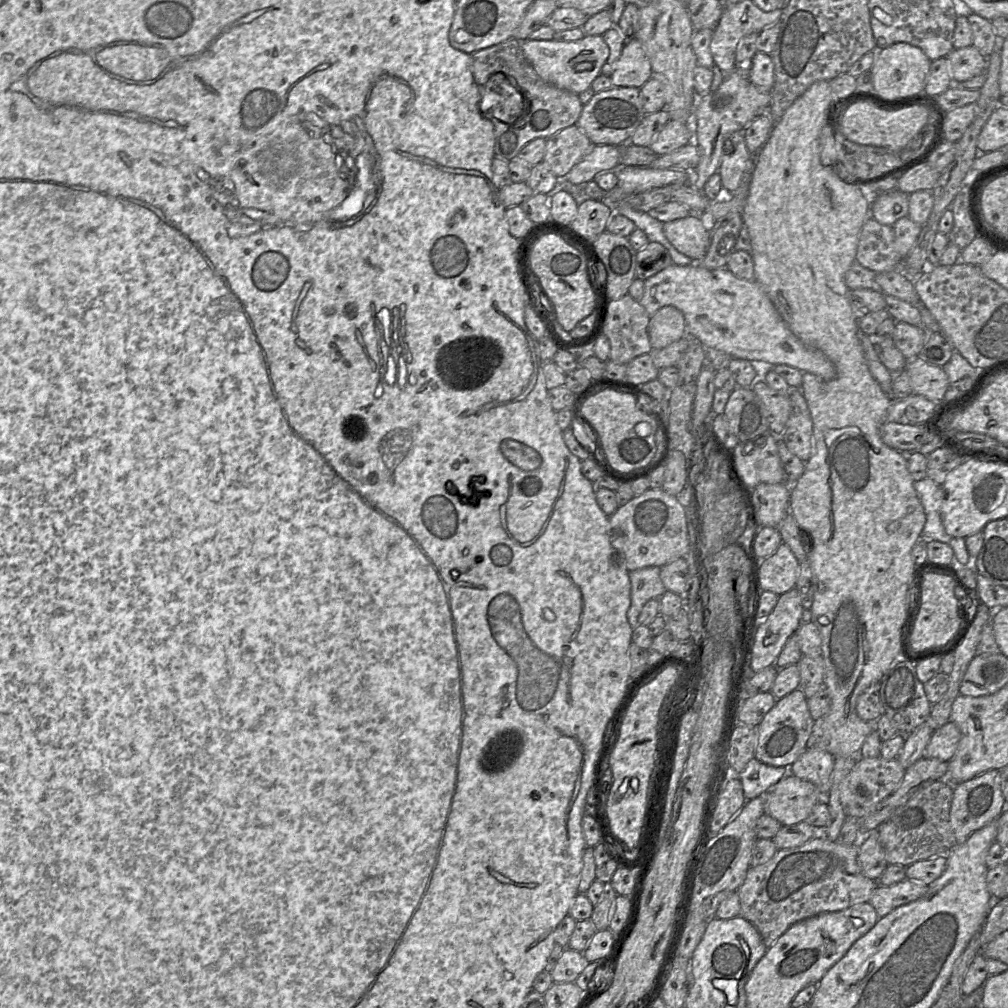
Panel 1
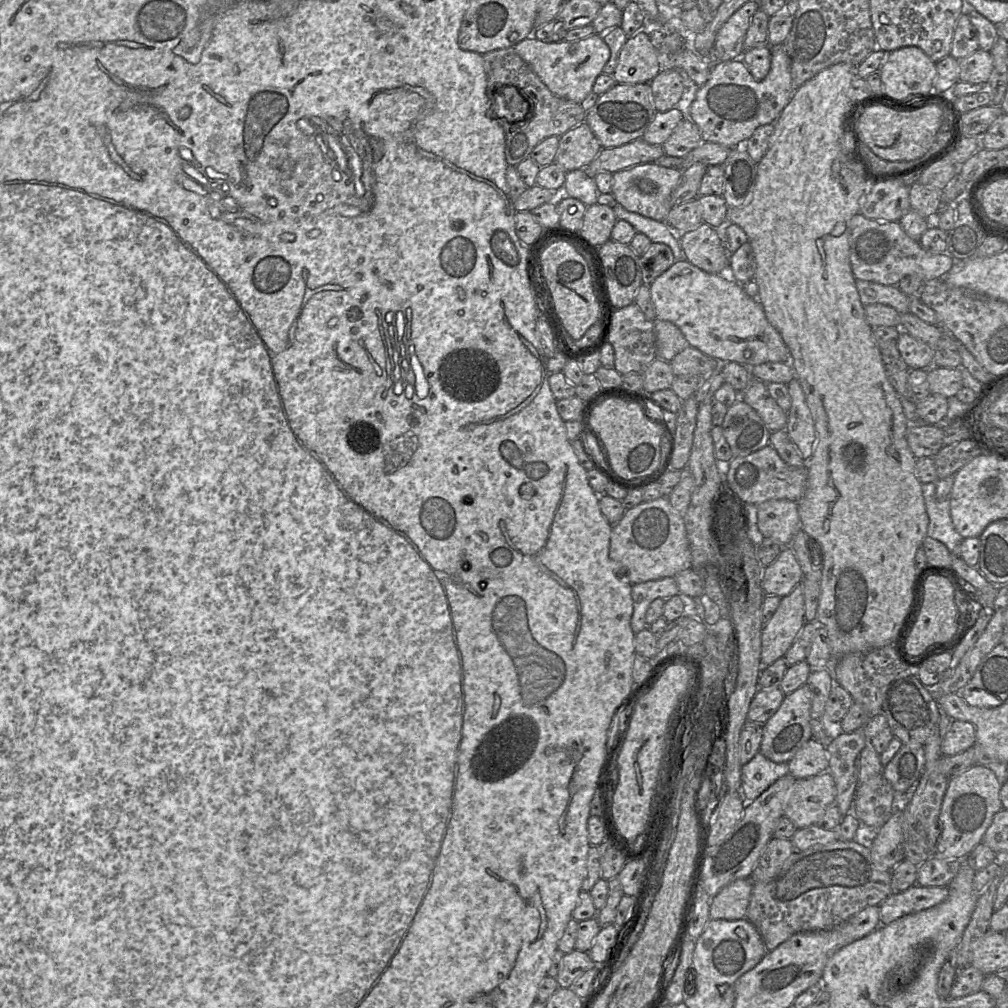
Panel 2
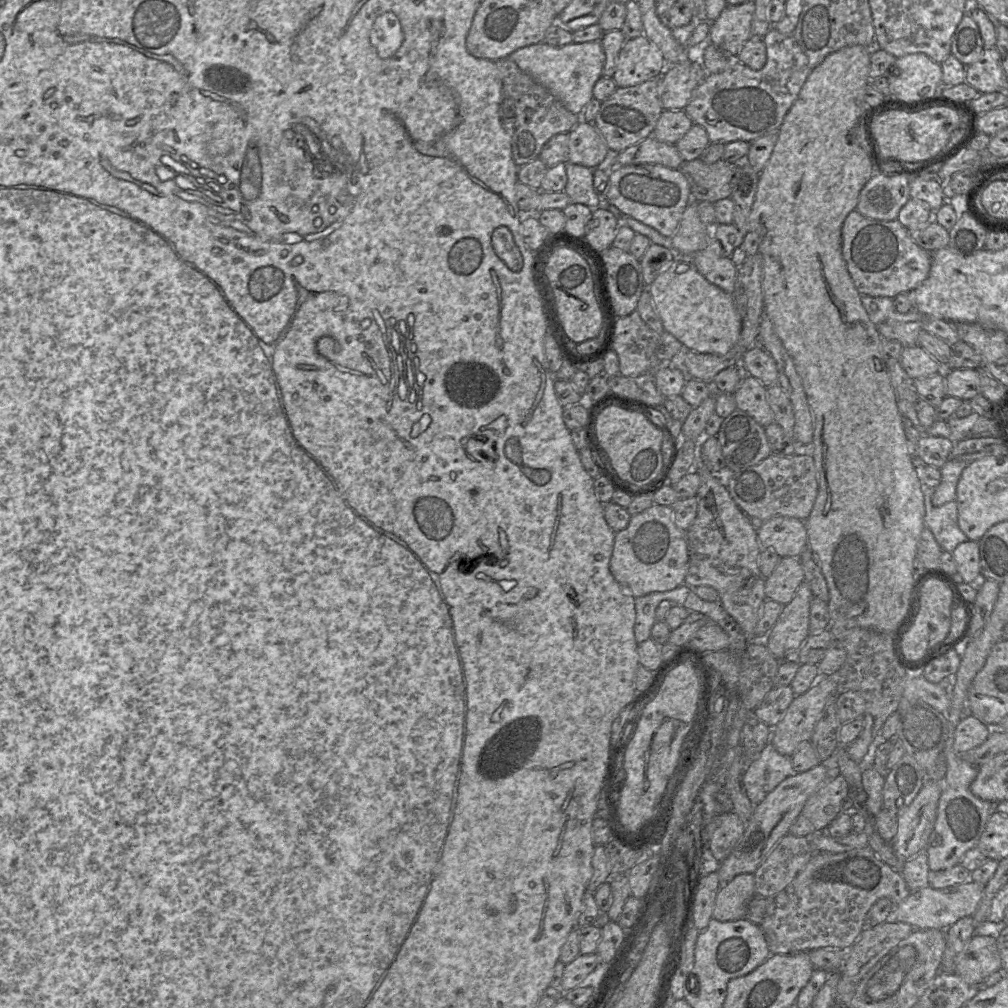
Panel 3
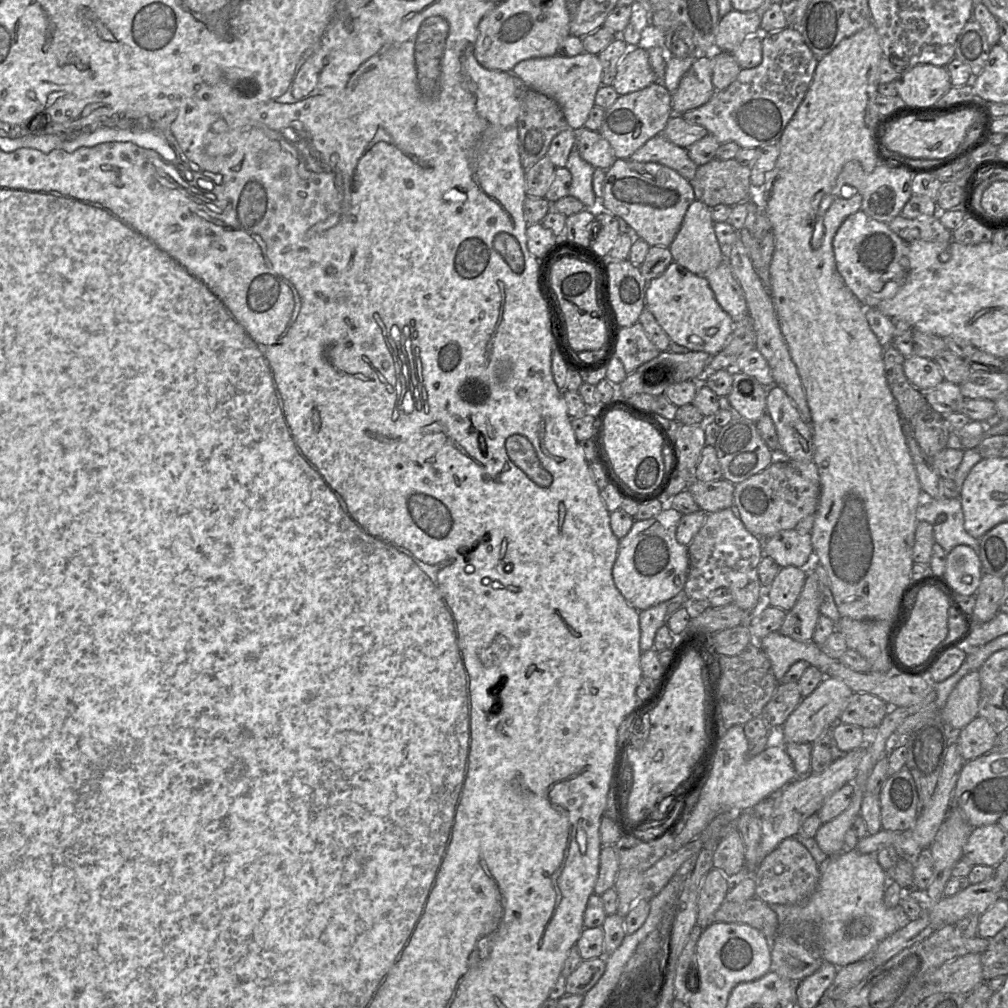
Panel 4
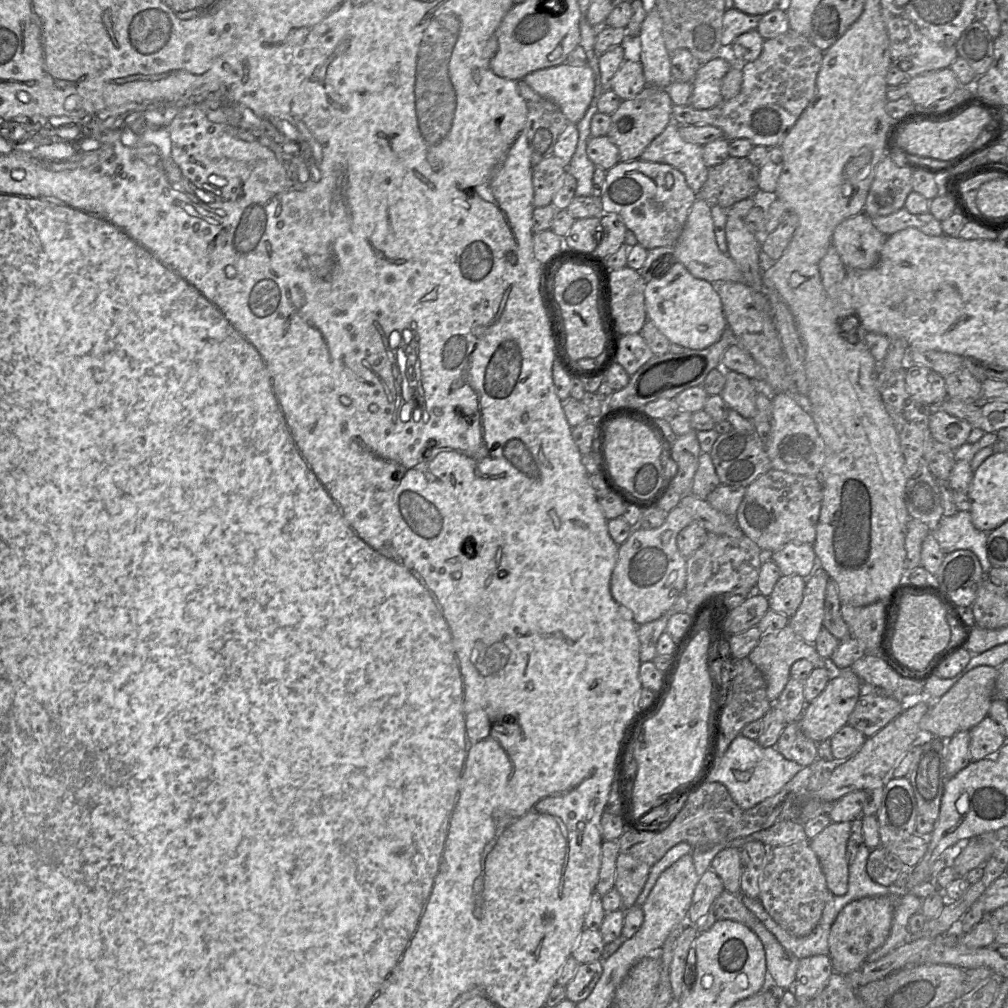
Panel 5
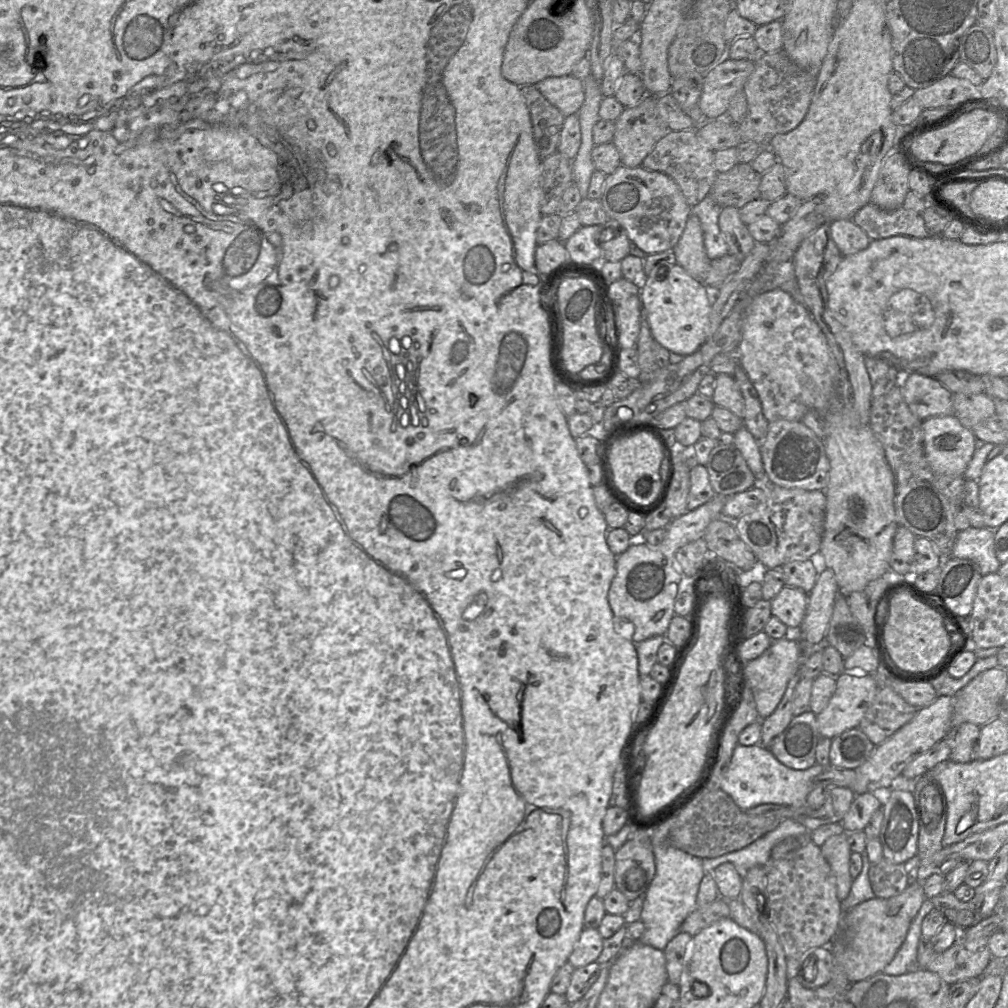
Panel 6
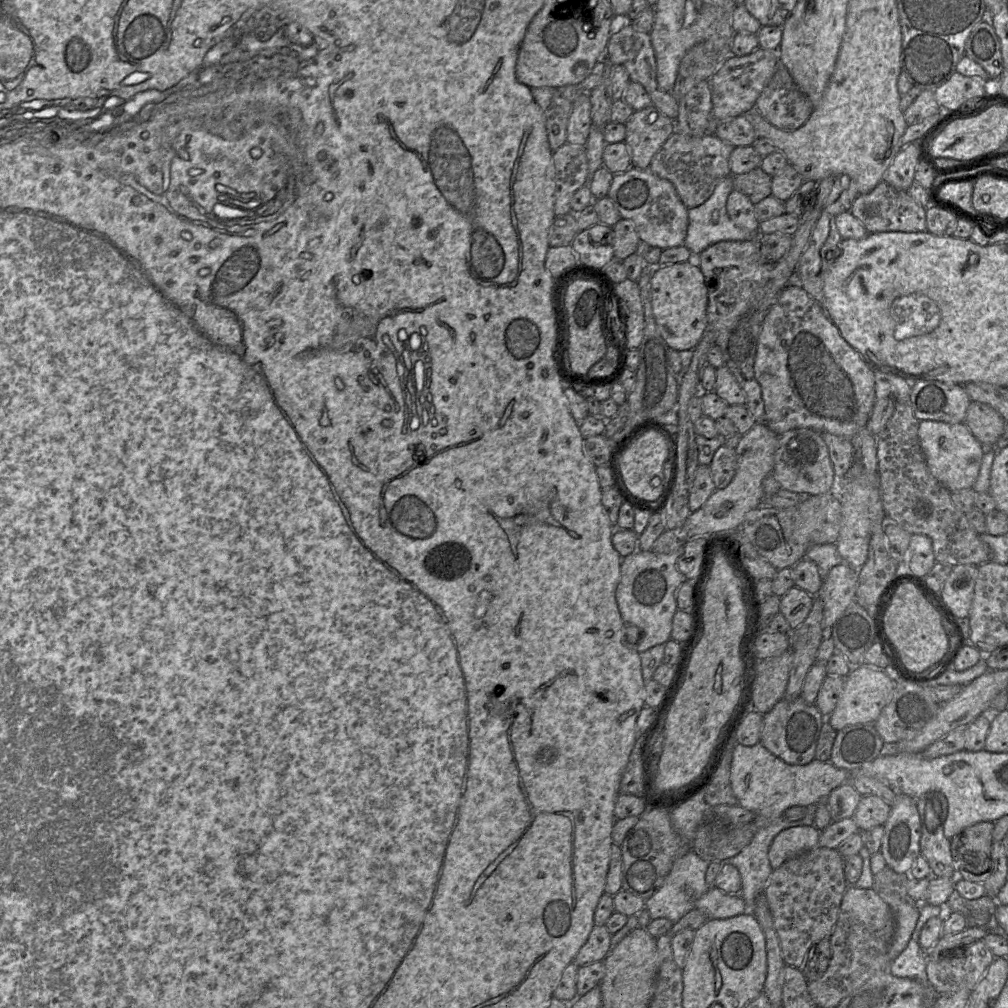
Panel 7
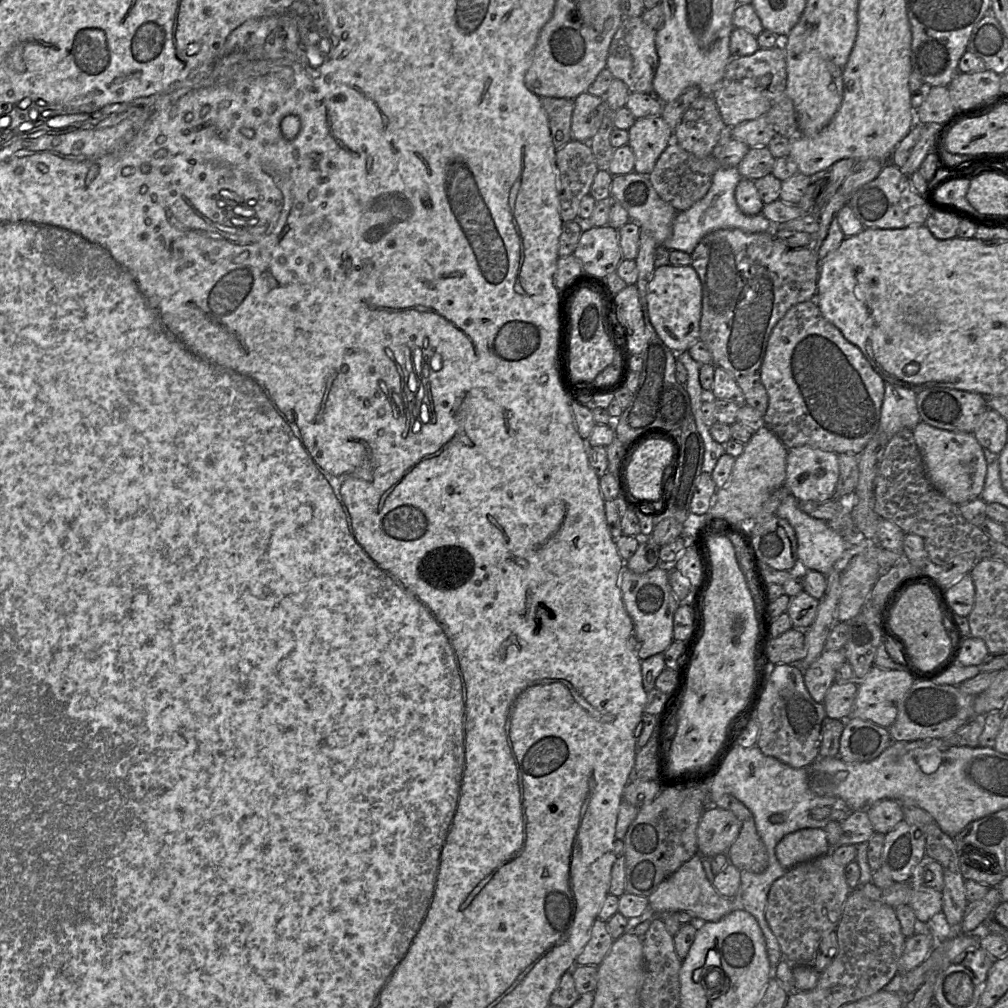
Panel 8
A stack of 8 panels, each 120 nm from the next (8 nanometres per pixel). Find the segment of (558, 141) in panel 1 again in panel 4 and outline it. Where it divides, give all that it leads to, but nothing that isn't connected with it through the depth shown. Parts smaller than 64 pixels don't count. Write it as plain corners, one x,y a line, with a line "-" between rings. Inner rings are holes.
582,127
575,132
574,147
583,160
594,168
607,170
615,161
616,157
610,143
598,132

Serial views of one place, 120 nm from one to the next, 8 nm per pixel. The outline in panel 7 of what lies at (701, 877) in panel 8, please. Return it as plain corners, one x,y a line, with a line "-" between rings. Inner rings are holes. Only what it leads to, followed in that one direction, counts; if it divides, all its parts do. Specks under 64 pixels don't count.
715,886
709,887
709,890
696,901
695,909
704,912
709,919
726,919
752,913
741,895
726,894

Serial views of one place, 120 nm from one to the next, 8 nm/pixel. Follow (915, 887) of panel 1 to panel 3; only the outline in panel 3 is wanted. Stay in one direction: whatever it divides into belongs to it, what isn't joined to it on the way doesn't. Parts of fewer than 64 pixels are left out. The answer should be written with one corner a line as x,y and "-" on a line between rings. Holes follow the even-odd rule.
969,881
944,889
935,889
931,886
911,891
908,897
894,906
887,917
888,922
901,922
920,930
937,929
945,931
964,917
972,917
983,895
984,885

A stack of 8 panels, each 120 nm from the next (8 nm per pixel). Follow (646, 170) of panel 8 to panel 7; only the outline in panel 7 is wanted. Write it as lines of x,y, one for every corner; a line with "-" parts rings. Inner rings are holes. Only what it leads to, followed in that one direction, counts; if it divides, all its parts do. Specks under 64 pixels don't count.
654,105
634,111
625,125
625,140
632,166
648,169
652,158
676,131
674,121

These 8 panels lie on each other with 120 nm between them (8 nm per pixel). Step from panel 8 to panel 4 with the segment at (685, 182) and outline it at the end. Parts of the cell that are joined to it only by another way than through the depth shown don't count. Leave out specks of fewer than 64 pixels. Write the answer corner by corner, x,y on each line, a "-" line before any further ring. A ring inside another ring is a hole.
663,134
649,139
630,159
662,164
675,170
689,182
694,179
698,168
690,159
687,149
673,144

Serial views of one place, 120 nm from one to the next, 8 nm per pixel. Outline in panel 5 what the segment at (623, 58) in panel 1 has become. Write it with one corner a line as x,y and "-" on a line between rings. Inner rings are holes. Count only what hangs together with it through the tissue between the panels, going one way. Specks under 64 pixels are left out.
637,57
625,59
613,79
612,90
621,98
634,98
647,86
642,64

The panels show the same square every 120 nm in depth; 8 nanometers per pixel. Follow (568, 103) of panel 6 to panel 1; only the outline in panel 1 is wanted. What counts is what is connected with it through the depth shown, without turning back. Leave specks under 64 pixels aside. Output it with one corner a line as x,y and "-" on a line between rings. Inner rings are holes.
585,35
576,41
519,41
526,58
545,82
577,95
591,87
593,80
601,74
601,69
610,54
610,49
601,35

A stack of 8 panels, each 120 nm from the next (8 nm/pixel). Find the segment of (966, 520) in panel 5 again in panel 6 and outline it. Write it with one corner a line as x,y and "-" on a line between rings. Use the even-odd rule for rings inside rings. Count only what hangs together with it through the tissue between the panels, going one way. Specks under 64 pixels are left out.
969,527
957,533
951,557
968,559
979,567
982,576
997,573
1001,563
995,555
994,530

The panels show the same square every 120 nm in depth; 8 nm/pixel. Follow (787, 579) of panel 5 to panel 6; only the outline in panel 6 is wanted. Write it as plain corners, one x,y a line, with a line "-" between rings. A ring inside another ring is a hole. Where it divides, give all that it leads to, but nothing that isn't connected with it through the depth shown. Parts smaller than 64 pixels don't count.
785,585
771,600
771,614
790,630
798,631
808,605
808,594
803,590

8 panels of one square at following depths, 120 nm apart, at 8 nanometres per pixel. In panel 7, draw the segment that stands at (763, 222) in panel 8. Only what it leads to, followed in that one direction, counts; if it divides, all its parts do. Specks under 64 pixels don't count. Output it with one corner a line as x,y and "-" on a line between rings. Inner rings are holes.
733,176
723,179
710,198
702,205
688,209
688,228
684,245
694,256
721,241
758,239
760,234
748,234
729,218
726,203
733,191

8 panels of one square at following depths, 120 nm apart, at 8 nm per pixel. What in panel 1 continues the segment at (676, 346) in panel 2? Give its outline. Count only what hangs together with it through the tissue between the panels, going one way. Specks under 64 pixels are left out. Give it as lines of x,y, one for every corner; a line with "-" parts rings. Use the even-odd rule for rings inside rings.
676,307
660,308
648,323
648,335
652,349
662,349
685,336
685,319

